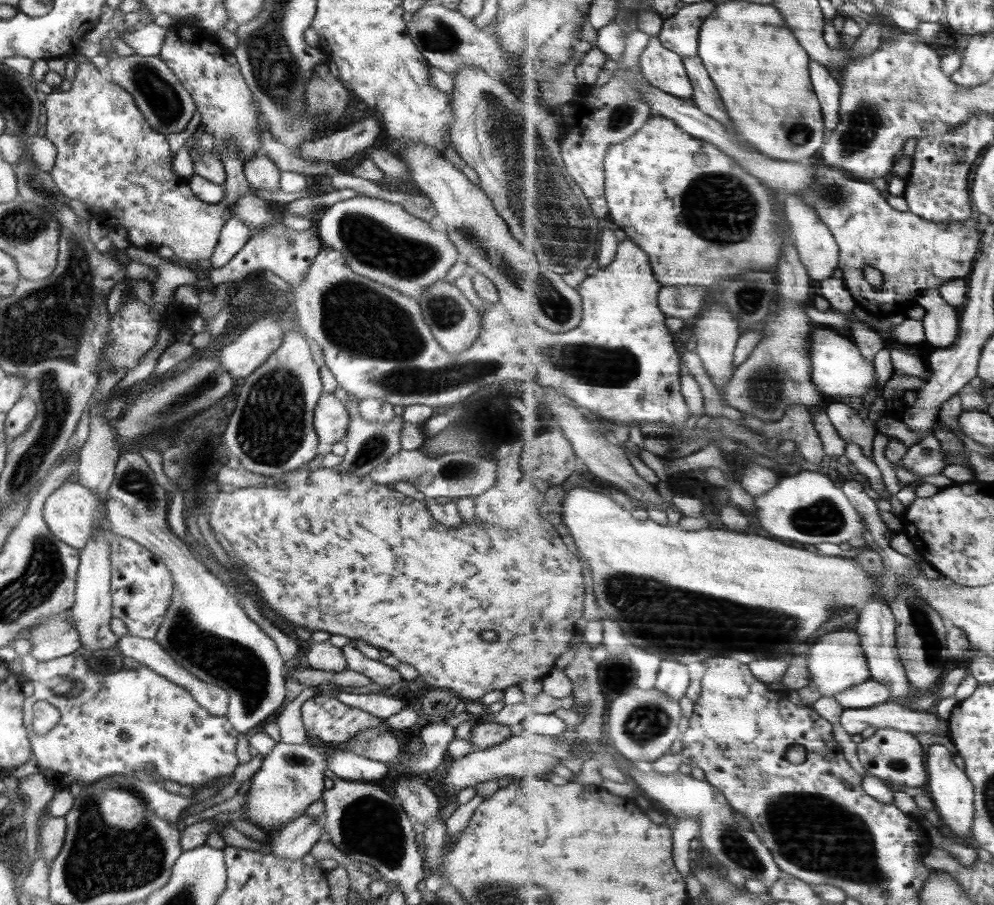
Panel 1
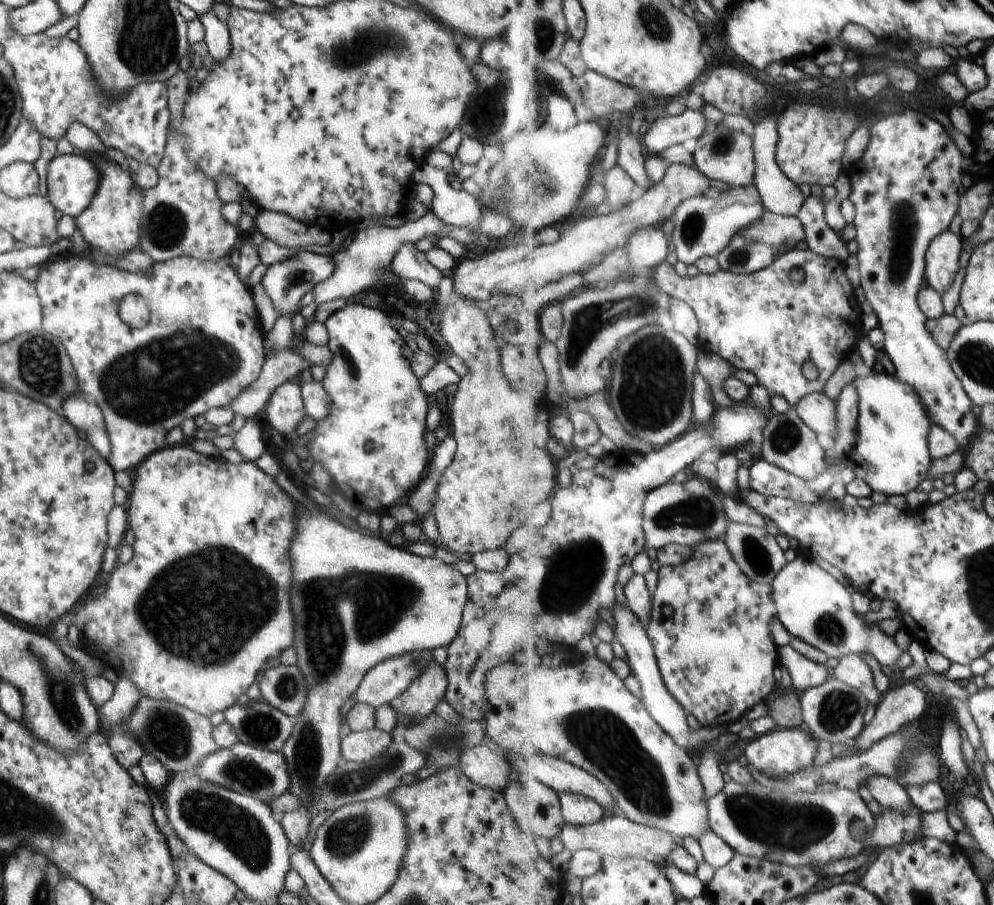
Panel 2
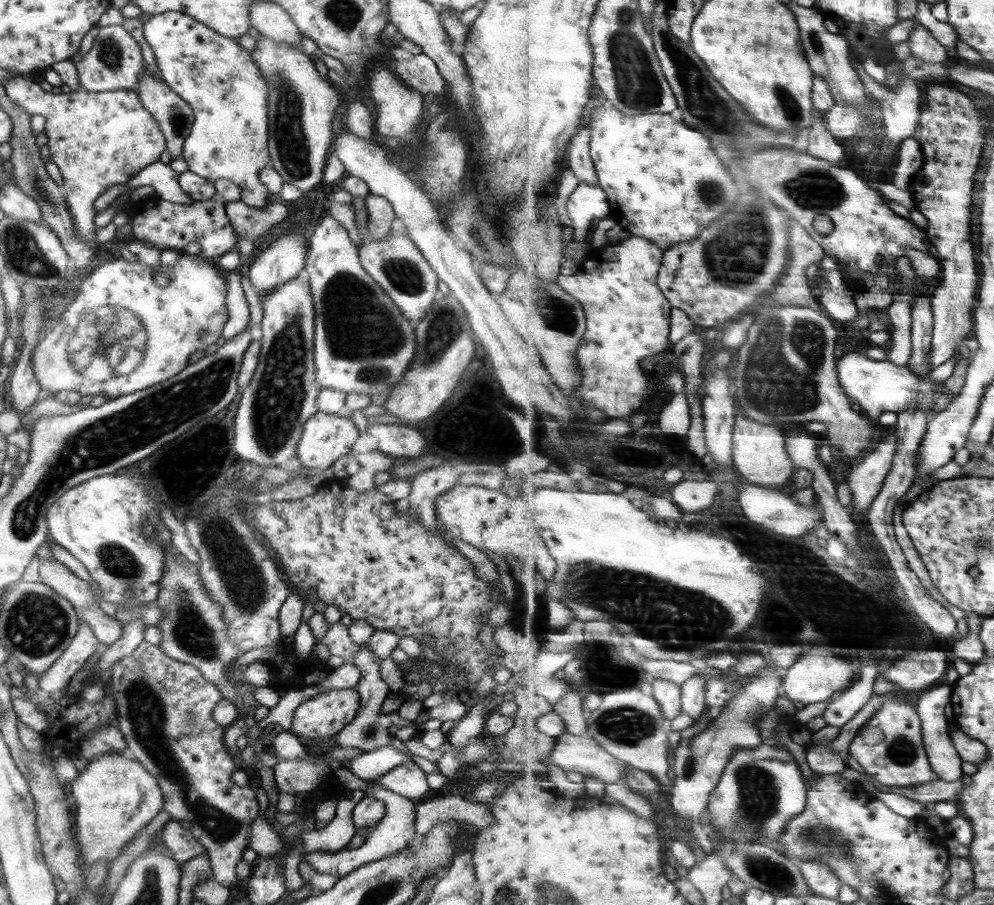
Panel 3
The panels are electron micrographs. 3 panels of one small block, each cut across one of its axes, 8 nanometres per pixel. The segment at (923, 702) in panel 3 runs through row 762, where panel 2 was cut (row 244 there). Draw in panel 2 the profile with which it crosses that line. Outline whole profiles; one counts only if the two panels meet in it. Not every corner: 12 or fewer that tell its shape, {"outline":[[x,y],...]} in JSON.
{"outline":[[963,237],[934,238],[926,284],[942,295],[961,279]]}

